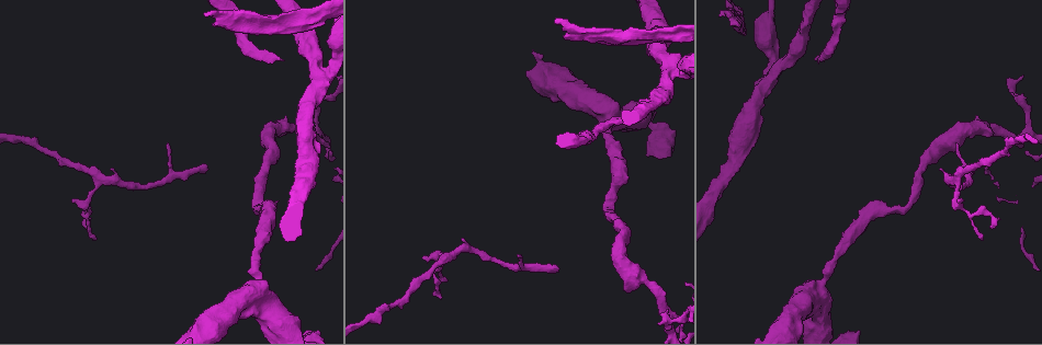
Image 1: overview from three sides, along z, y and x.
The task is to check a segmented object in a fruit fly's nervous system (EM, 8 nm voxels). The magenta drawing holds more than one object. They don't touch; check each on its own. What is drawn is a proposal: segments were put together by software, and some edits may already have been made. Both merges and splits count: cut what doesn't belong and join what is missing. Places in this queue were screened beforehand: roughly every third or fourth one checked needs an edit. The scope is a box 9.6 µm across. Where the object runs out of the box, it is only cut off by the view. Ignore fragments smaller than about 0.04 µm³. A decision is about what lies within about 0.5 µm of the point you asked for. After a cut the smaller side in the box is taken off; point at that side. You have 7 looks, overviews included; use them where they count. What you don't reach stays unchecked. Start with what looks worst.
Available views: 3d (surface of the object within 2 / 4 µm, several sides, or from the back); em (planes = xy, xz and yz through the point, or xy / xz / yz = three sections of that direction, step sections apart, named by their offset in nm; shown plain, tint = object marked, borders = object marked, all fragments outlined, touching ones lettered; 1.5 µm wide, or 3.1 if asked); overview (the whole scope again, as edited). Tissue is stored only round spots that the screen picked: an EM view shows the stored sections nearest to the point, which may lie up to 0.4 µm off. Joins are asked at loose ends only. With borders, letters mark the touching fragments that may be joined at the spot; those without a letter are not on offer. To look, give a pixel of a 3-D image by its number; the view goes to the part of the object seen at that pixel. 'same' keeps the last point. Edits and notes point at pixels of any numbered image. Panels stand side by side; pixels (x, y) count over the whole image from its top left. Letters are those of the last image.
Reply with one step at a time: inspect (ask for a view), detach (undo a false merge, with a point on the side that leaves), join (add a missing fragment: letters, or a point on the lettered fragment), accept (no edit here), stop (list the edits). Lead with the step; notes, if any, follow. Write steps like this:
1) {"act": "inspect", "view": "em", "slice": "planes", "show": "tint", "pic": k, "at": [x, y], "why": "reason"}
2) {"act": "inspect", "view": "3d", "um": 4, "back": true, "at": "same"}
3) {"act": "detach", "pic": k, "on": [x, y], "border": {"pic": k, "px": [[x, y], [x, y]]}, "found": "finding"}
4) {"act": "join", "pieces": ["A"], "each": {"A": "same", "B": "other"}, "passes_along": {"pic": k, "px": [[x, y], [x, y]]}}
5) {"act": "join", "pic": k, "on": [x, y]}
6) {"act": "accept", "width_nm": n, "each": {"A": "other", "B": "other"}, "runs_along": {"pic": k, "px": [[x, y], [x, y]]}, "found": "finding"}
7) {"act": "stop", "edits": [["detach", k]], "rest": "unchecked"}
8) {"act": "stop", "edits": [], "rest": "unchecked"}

{"act": "inspect", "view": "em", "slice": "planes", "show": "plain", "pic": 1, "at": [283, 60]}

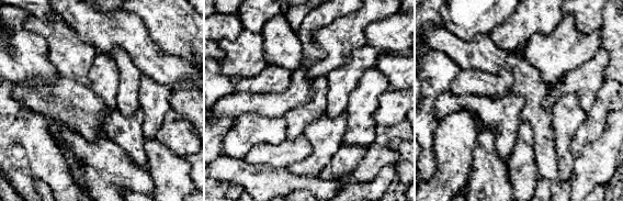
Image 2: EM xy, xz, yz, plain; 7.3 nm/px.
{"act": "inspect", "view": "em", "slice": "planes", "show": "borders", "at": "same", "why": "see the neighbours"}

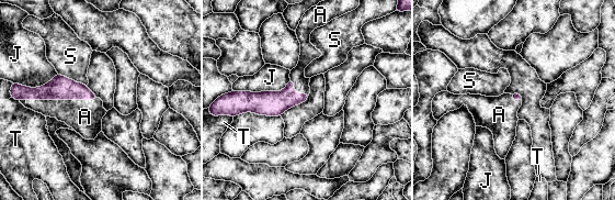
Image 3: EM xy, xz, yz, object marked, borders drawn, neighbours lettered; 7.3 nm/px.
{"act": "join", "pieces": ["A"], "each": {"A": "same", "J": "other", "S": "other", "T": "other"}, "found": "it goes on there"}

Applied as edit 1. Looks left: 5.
{"act": "inspect", "view": "overview", "why": "see it whole again"}

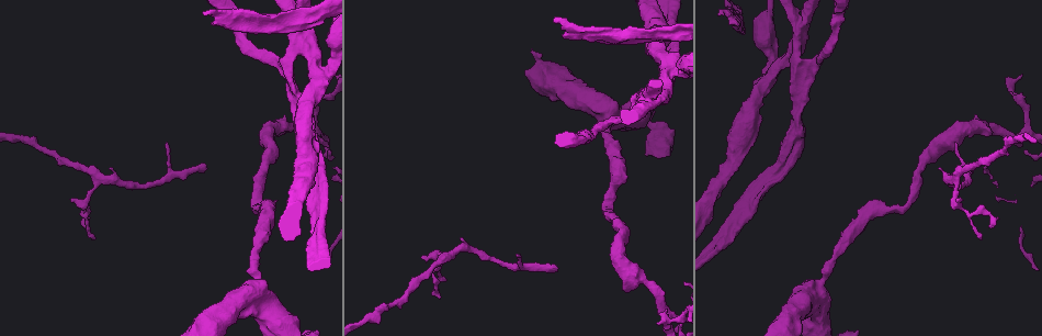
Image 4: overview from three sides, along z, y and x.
{"act": "inspect", "view": "3d", "um": 2, "back": true, "pic": 4, "at": [204, 167], "why": "branch stops here"}

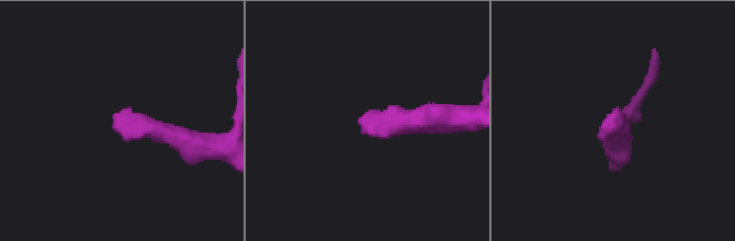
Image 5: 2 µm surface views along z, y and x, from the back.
{"act": "inspect", "view": "em", "slice": "planes", "show": "borders", "pic": 5, "at": [358, 123]}

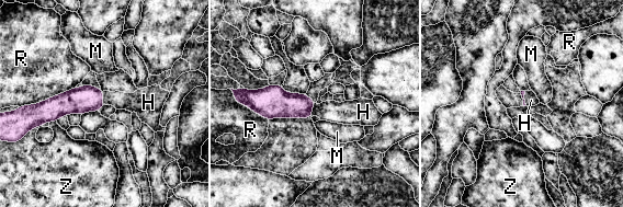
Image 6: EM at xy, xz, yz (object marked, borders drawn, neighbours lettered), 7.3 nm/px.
{"act": "join", "pieces": ["H"], "each": {"H": "same", "M": "other", "R": "other", "Z": "other"}, "passes_along": {"pic": 6, "px": [[86, 99], [102, 98], [135, 102]]}, "found": "it goes on there"}

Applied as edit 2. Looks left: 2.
{"act": "inspect", "view": "overview"}

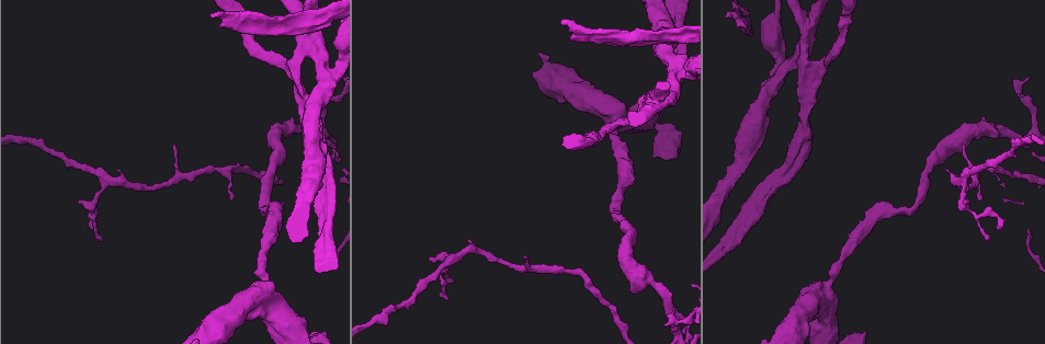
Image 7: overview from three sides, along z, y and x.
{"act": "inspect", "view": "em", "slice": "planes", "show": "borders", "pic": 7, "at": [779, 75], "why": "arms part here"}

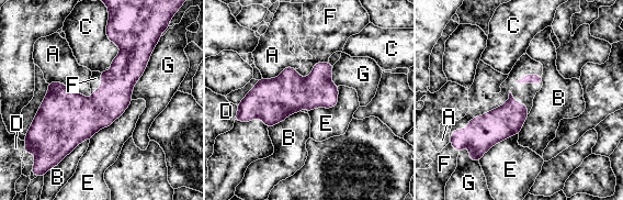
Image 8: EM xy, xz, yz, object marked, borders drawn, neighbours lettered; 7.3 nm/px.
{"act": "accept", "width_nm": 30, "each": {"A": "other", "B": "other", "C": "other", "D": "other", "E": "other", "F": "other", "G": "other"}, "border": {"pic": 8, "px": [[48, 82], [63, 82], [86, 97]]}, "found": "continuous, no second neuron"}

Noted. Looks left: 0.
{"act": "stop", "edits": [["join", 3], ["join", 6]], "rest": "unchecked"}

